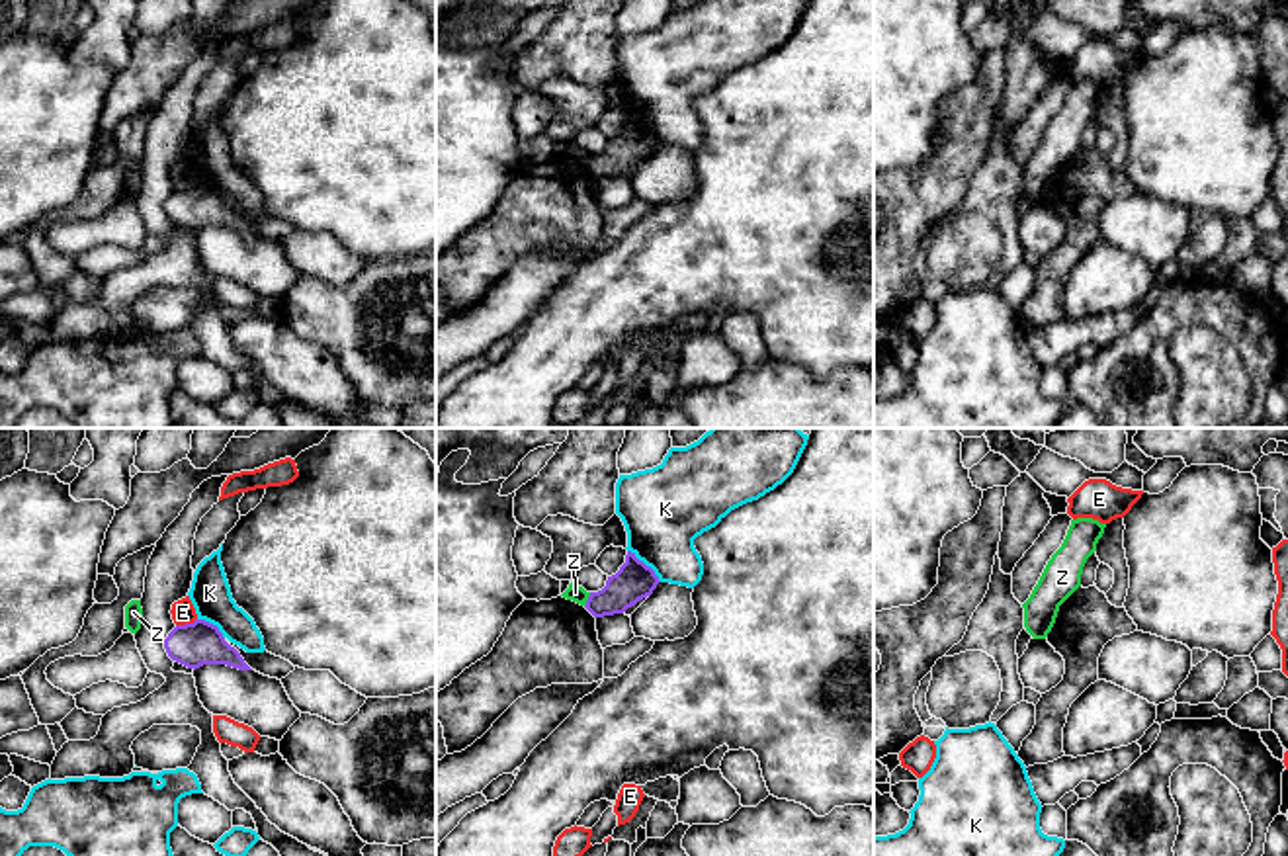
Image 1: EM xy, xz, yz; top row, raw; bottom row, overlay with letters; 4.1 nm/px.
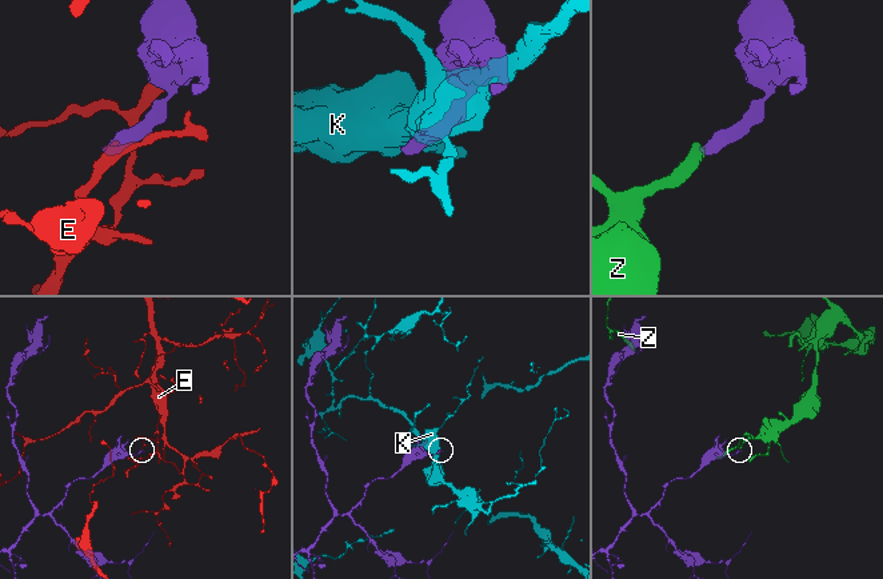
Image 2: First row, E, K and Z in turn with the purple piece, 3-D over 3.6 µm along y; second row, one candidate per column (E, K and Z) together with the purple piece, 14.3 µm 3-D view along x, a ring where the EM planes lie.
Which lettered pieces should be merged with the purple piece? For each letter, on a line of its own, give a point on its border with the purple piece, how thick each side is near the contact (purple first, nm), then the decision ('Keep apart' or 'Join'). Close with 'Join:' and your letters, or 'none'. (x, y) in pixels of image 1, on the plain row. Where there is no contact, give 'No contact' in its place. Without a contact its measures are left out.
E: Touches purple at xy (186, 186). Thickness 180 nm (purple) against 100 nm. Keep apart
K: Touches purple at xz (644, 126). Thickness 160 nm (purple) against 360 nm. Keep apart
Z: Touches purple at xz (587, 163). Thickness 160 nm (purple) against 70 nm. Keep apart
Join: none

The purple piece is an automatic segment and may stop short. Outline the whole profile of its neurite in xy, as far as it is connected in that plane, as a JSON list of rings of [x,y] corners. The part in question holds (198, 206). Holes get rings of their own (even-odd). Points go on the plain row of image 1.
[[[205,182],[176,188],[164,201],[164,211],[172,223],[193,233],[203,227],[227,227],[238,233],[252,233],[240,215],[225,203],[219,190]]]

